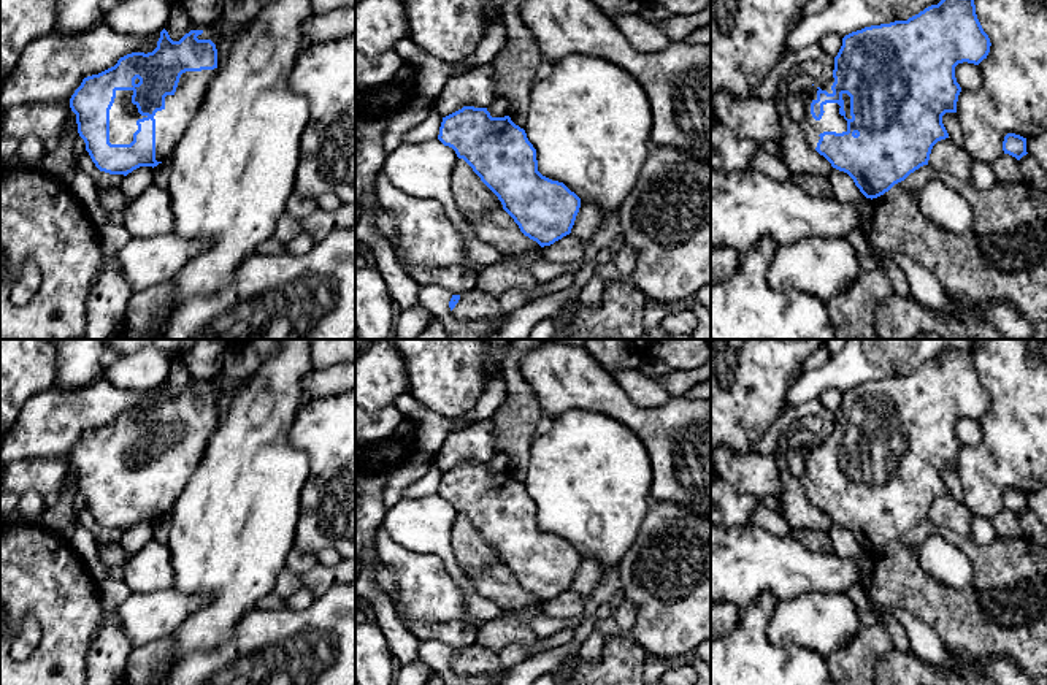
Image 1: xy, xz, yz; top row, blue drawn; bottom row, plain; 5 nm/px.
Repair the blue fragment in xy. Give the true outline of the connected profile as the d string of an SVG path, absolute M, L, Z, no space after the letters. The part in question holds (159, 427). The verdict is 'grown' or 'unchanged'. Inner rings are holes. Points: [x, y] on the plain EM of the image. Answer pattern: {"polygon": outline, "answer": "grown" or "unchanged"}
{"polygon": "M192 379L189 388L173 396L163 384L152 408L127 409L114 422L82 434L70 453L70 463L86 506L100 526L127 531L140 522L170 517L219 425L219 392L217 381Z", "answer": "grown"}

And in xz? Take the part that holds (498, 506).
{"polygon": "M463 461L443 473L438 495L473 523L525 591L544 603L571 588L581 553L563 538L552 536L538 526L536 504L525 485L509 471L492 473L487 463Z", "answer": "unchanged"}

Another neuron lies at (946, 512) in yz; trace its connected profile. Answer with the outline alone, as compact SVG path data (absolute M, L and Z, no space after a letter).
M950 493L938 496L930 509L928 520L939 528L952 530L961 538L971 536L971 523L974 515L958 503Z

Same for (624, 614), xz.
M623 599L616 609L612 609L612 617L622 633L630 633L636 623L636 607L628 599Z

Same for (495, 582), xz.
M503 563L485 566L481 572L465 574L481 596L503 609L543 606L536 596L520 587L519 580Z

